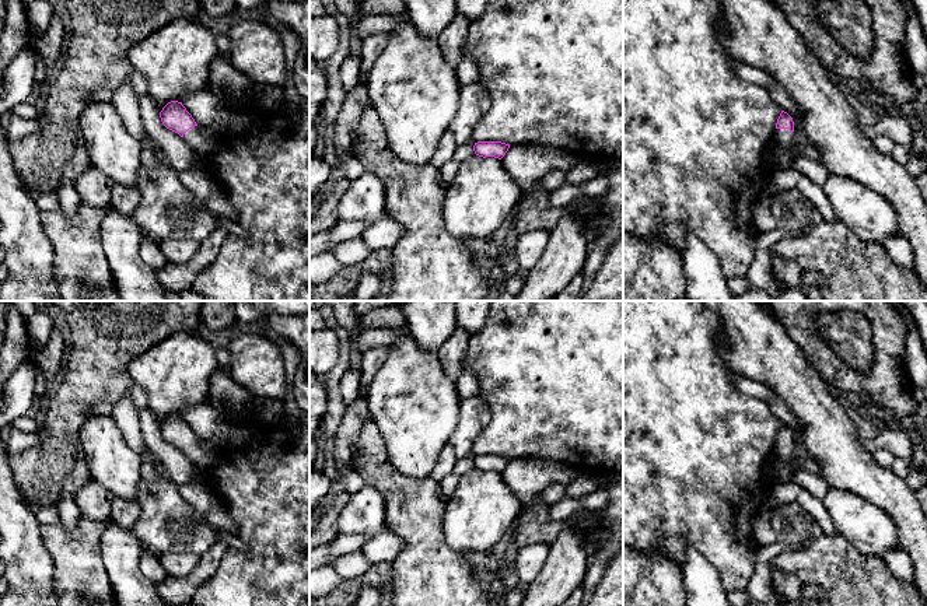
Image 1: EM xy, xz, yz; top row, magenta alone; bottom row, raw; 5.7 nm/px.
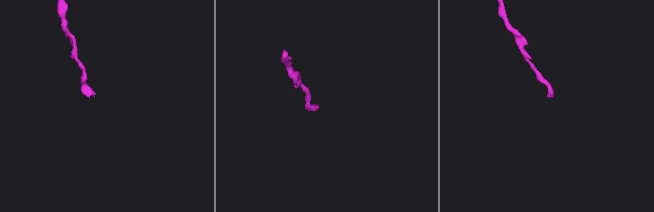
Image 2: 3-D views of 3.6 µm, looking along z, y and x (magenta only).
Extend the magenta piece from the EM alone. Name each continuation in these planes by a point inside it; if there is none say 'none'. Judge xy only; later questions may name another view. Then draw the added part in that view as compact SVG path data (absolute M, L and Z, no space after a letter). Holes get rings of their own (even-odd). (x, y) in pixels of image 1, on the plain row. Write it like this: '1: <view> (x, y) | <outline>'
1: xy (203, 455) | M195 439L183 448L183 453L202 472L210 469L223 452L220 445L200 439Z

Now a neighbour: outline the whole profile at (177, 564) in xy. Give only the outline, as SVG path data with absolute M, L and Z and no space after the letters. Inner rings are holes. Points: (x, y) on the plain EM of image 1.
M165 553L158 557L162 568L171 577L188 575L199 563L200 556L193 553Z

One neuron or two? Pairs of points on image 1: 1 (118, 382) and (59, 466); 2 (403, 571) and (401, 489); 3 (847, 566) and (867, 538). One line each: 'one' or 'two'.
1: one
2: one
3: two

